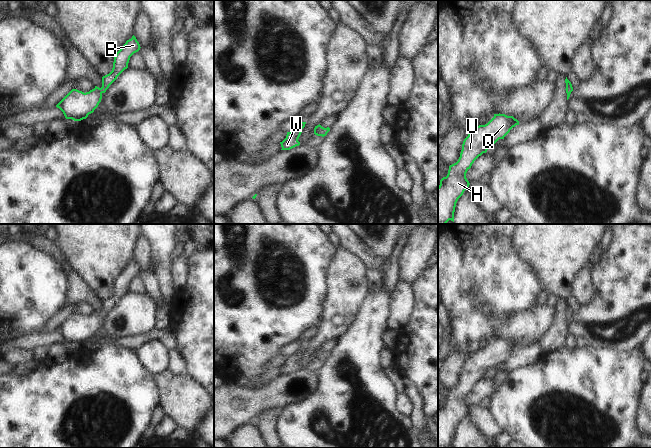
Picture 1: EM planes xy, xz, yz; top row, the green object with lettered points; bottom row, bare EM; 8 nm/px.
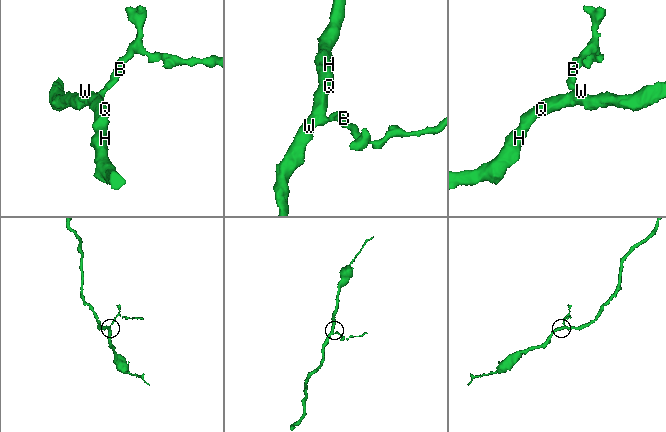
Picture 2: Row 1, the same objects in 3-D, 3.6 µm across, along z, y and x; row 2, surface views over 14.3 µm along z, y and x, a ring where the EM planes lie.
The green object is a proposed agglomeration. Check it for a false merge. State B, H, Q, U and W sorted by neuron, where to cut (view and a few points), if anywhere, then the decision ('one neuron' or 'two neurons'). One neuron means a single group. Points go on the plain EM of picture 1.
B H Q U W | no cut | one neuron

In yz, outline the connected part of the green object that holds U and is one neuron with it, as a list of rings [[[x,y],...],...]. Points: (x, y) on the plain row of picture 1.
[[[494,338],[494,341],[487,348],[477,350],[464,363],[458,385],[449,390],[447,400],[440,404],[438,410],[438,448],[446,448],[449,444],[454,446],[456,427],[470,409],[466,402],[467,395],[479,380],[486,377],[488,372],[499,363],[504,363],[516,349],[519,349],[519,345],[513,340]]]

